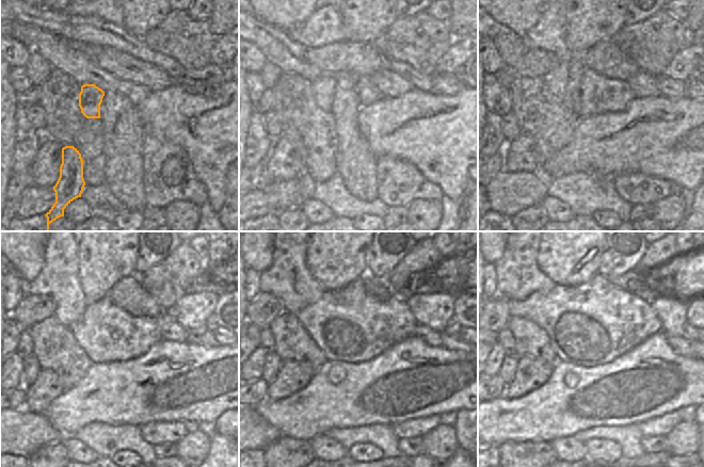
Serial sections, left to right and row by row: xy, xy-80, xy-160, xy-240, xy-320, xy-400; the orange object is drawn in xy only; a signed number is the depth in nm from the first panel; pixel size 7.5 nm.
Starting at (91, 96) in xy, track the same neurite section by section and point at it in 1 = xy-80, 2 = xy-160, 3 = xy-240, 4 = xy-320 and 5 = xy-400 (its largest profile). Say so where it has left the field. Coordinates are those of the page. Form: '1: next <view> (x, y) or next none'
1: next xy-80 (323, 89)
2: next xy-160 (536, 38)
3: next xy-240 (54, 280)
4: next xy-320 (287, 279)
5: next xy-400 (518, 275)

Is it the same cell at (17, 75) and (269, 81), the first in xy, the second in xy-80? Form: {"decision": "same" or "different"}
{"decision": "different"}

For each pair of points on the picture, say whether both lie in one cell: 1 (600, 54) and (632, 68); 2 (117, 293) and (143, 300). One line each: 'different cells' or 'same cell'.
1: same cell
2: same cell

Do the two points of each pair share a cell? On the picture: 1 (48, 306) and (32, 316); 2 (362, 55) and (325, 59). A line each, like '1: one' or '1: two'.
1: one
2: one

